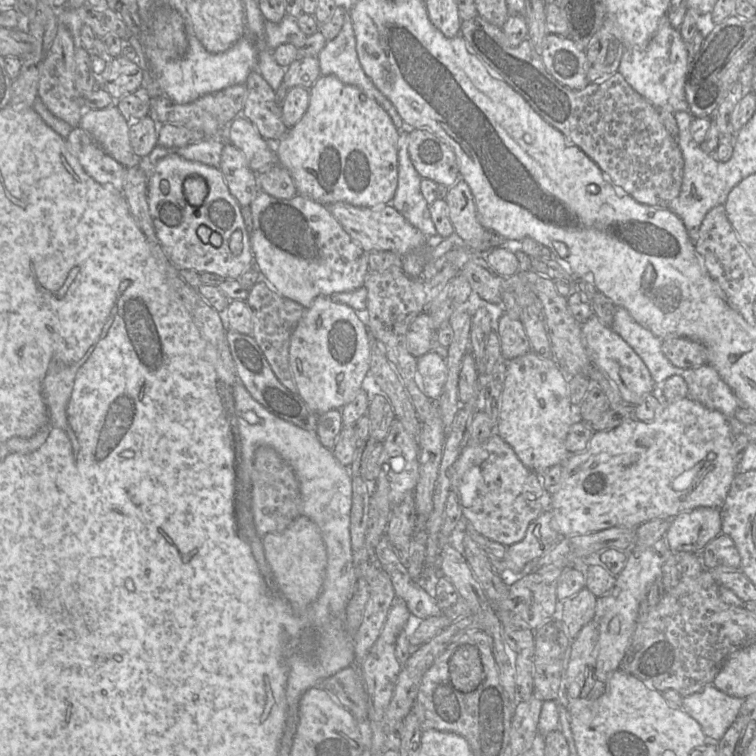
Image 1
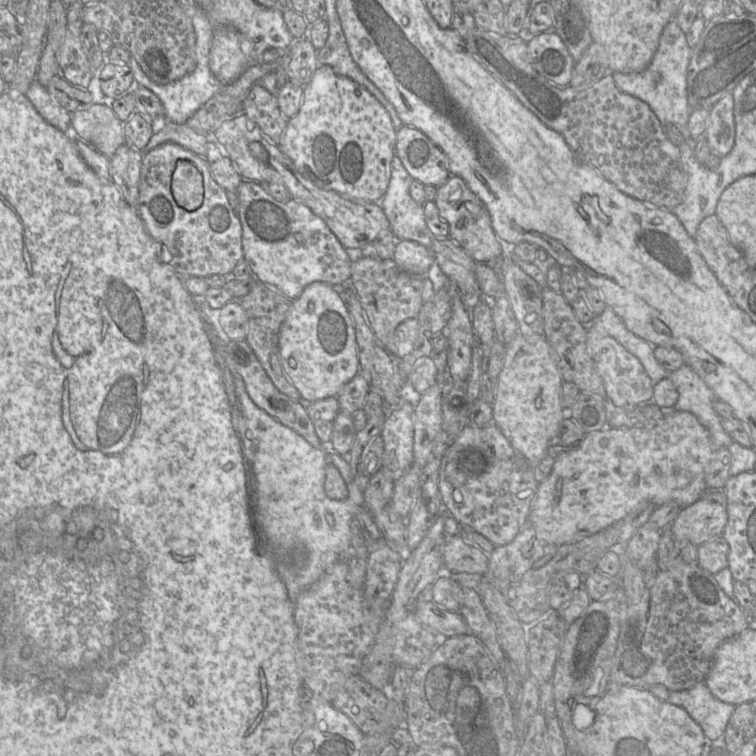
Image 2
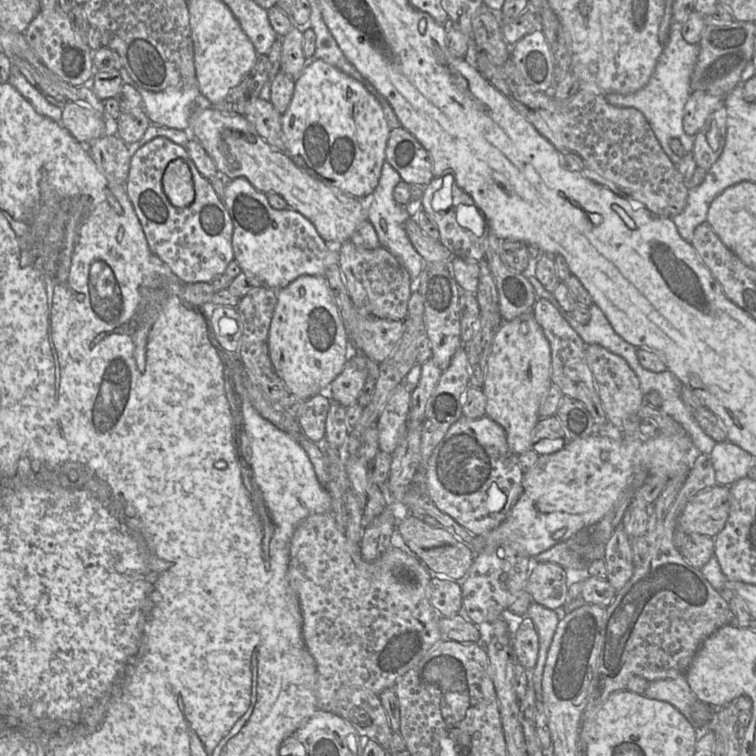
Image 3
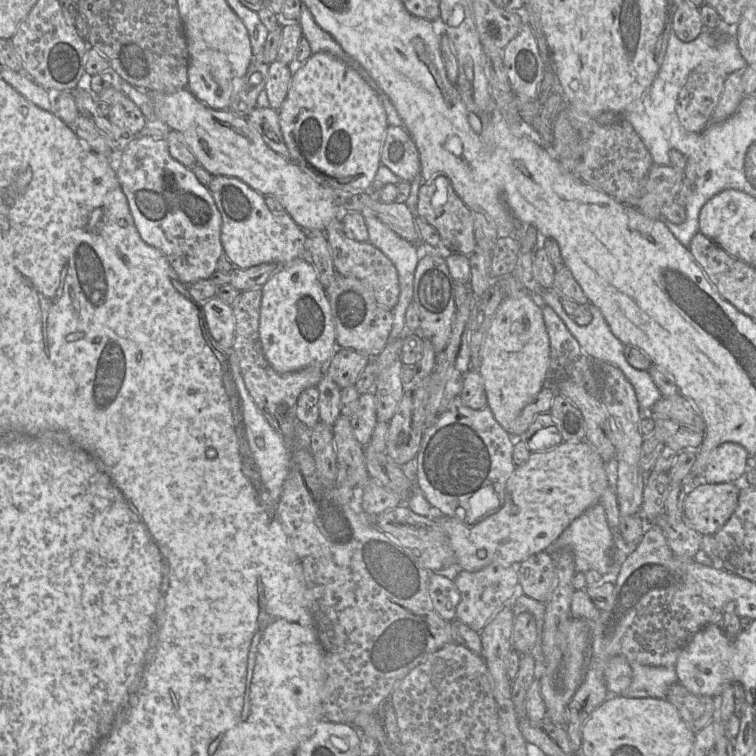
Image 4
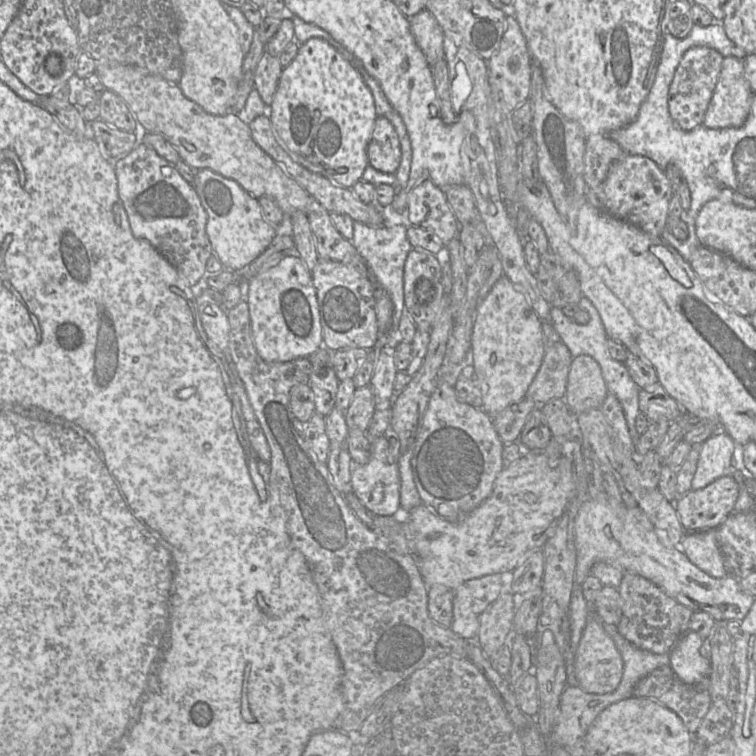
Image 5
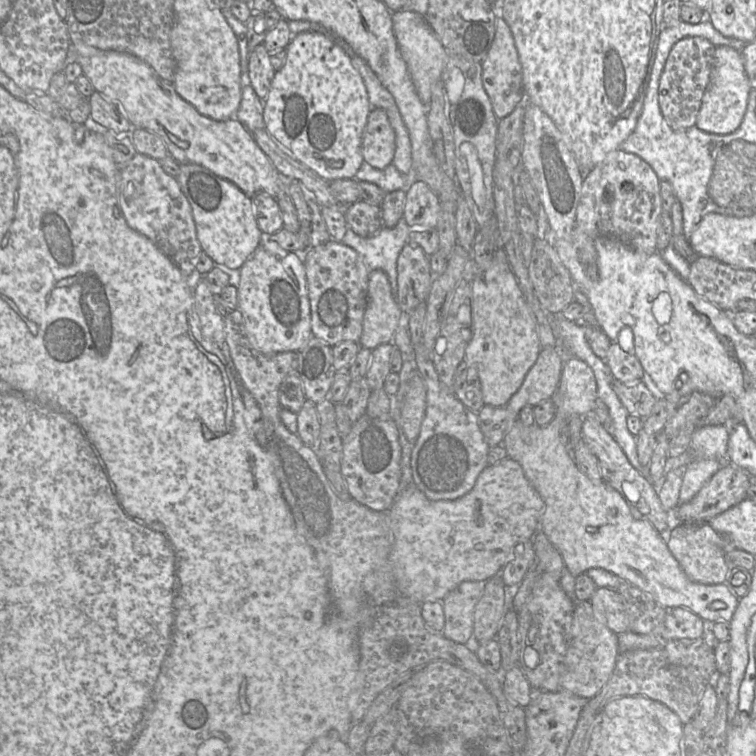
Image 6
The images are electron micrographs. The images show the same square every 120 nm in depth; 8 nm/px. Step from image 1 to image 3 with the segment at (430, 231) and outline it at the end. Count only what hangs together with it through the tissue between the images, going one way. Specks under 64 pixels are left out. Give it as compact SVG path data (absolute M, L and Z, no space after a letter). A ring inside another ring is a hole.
M385 161L375 190L370 195L357 199L361 201L366 219L376 230L380 246L386 248L406 268L412 282L411 290L415 292L418 290L418 276L420 276L426 261L416 251L405 230L406 221L415 216L411 215L407 206L398 204L393 196L395 186L401 181L399 173Z

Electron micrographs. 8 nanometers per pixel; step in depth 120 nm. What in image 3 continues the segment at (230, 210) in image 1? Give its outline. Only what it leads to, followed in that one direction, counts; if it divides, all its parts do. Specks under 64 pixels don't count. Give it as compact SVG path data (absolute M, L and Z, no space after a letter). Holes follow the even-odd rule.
M156 137L140 147L131 156L125 190L140 222L148 248L182 283L210 283L216 276L225 273L228 264L234 260L232 247L233 221L224 202L219 199L209 180L200 174L183 146L165 137ZM176 159L183 159L188 164L194 182L195 199L184 208L178 208L171 204L162 185L162 178L168 164Z

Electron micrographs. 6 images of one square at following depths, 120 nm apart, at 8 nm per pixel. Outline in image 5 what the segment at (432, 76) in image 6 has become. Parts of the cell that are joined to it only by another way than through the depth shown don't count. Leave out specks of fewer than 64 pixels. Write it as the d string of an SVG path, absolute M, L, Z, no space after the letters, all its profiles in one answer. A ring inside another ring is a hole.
M421 10L408 18L411 33L416 44L432 67L444 58L443 31L435 17L428 10Z

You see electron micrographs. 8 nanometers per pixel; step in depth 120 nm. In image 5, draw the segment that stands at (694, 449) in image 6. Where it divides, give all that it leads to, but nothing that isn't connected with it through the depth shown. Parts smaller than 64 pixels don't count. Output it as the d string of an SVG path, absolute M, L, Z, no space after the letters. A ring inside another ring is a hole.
M717 431L700 448L691 490L699 490L718 478L730 475L735 441L724 431Z

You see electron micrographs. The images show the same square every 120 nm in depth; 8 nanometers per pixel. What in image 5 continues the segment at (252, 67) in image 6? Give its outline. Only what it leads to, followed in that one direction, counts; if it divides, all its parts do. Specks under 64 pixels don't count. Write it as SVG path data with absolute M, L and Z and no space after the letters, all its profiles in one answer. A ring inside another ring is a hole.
M267 51L263 53L256 67L254 88L267 106L273 101L282 70L283 67L277 57Z

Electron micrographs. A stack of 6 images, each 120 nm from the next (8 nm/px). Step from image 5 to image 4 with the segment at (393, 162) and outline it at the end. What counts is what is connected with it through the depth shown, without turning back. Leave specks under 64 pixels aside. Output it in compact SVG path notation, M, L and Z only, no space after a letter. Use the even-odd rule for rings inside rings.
M388 126L381 151L381 164L404 182L412 182L420 174L420 158L407 130Z

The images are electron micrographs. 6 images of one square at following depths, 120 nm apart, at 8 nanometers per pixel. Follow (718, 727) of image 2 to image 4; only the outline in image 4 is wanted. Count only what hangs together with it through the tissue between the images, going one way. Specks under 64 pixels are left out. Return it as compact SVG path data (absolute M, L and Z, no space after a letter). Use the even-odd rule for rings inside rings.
M629 663L633 671L631 685L621 694L609 694L608 699L617 695L627 698L654 697L666 699L669 687L679 682L675 667Z

